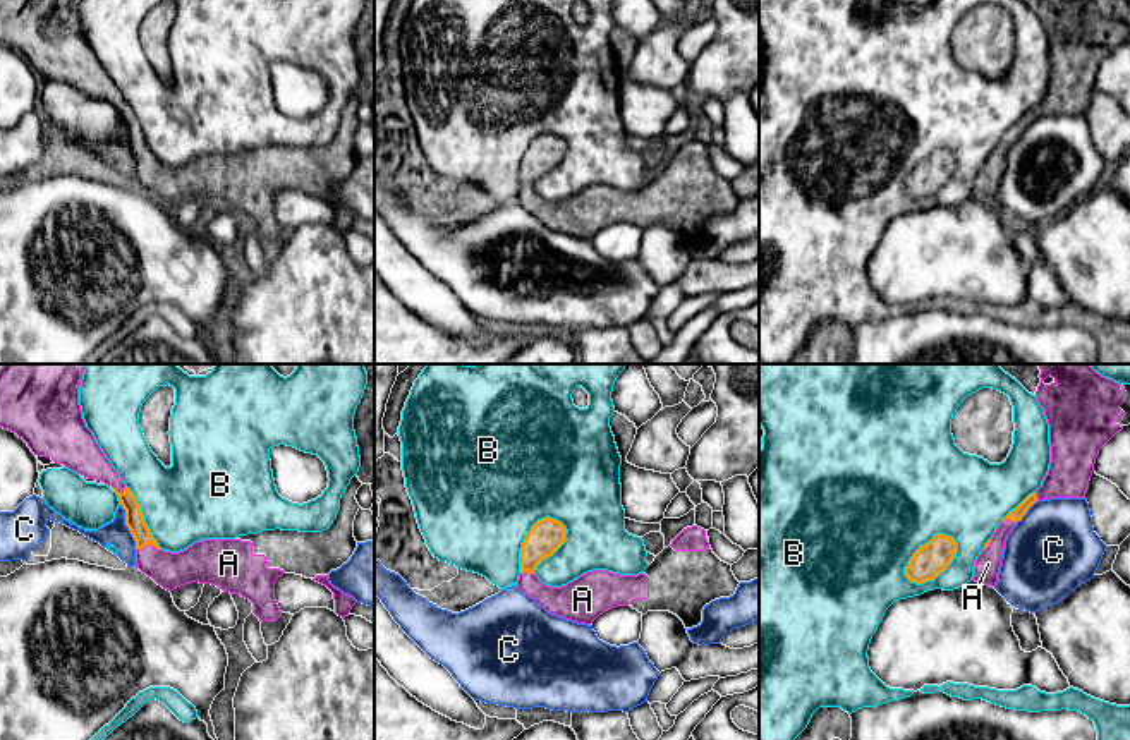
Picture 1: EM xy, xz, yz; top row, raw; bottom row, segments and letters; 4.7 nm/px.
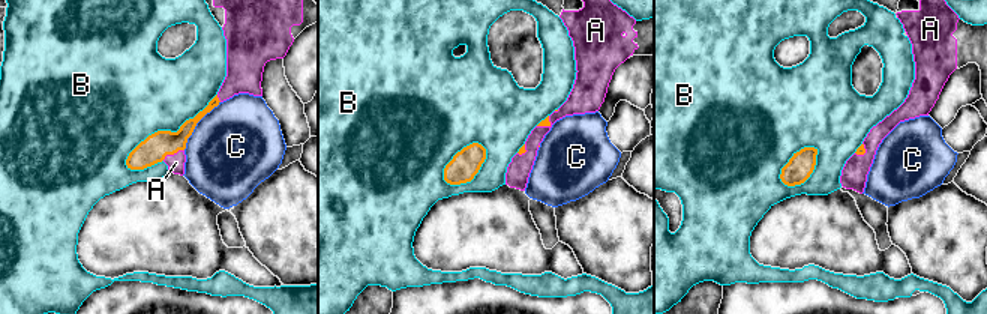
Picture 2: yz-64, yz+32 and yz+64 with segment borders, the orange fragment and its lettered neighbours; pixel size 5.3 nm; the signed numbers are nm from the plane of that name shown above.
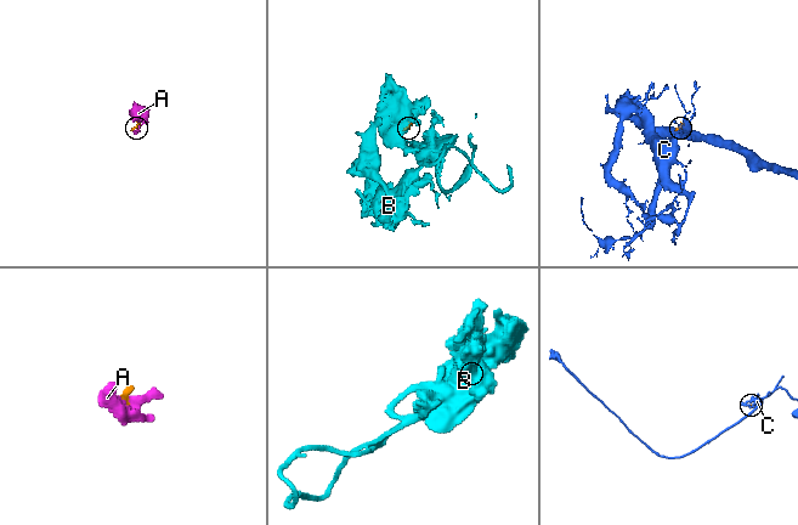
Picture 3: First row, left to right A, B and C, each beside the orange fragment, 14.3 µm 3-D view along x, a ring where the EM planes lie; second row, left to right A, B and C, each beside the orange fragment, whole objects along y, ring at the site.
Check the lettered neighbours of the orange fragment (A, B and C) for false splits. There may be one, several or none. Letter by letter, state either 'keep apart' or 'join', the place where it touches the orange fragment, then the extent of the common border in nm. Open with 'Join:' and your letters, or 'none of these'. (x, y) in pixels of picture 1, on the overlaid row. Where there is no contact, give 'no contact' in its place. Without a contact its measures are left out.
Join: A
A: join; contact xy (148, 543); length 100 nm
B: keep apart; contact yz (924, 545); length 300 nm
C: keep apart; contact xy (127, 526); length 240 nm

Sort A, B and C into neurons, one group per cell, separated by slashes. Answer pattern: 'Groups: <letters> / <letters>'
Groups: A / B / C

